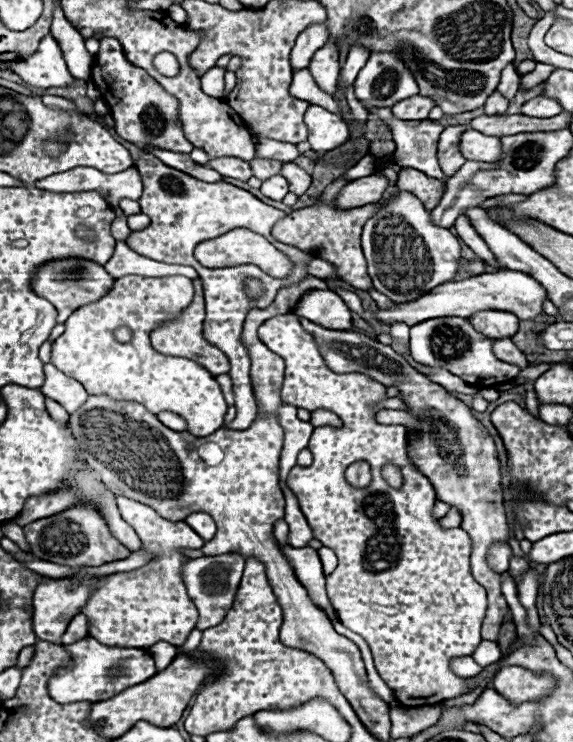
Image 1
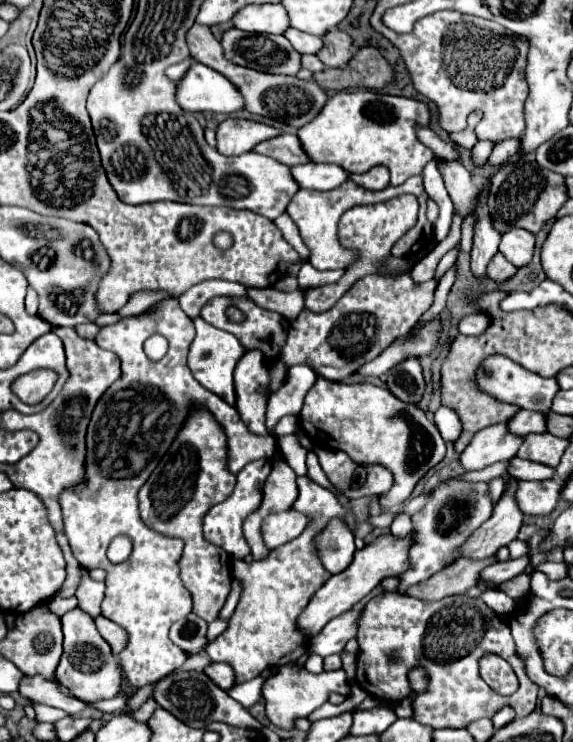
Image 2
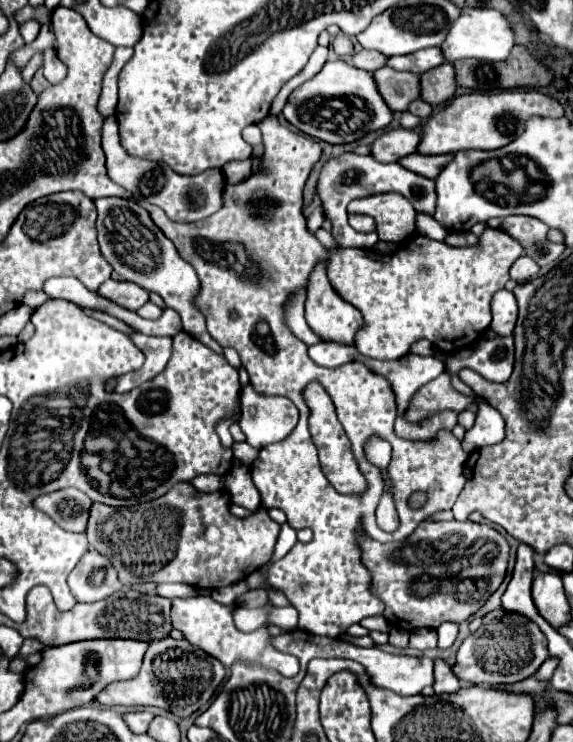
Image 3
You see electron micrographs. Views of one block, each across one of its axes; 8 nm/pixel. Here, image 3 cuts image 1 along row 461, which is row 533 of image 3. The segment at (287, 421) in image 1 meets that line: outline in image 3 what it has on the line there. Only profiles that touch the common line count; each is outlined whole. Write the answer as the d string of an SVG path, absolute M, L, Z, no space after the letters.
M285 522L281 525L280 536L278 536L278 542L276 542L276 550L274 550L272 562L274 562L274 560L280 560L294 544L296 544L296 530L290 528L288 523Z

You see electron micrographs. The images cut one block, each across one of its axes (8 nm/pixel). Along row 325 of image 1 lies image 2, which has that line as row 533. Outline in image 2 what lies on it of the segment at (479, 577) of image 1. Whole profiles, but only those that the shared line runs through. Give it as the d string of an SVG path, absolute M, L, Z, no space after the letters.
M298 476L296 482L300 496L292 508L308 514L310 524L306 530L294 538L294 542L286 542L284 546L272 550L266 560L252 564L232 560L230 564L232 578L242 586L240 602L228 622L228 628L212 644L208 644L206 654L214 662L230 664L236 674L236 684L260 676L270 666L284 666L306 654L310 636L298 628L298 616L304 612L316 590L330 578L328 570L324 570L314 554L314 536L328 524L330 518L344 518L346 510L330 490L322 488L308 476Z

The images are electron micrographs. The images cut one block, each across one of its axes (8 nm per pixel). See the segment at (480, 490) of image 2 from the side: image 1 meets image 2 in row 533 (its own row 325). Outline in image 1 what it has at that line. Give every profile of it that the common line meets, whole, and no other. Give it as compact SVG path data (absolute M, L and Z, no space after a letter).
M456 316L424 320L416 326L412 326L410 328L410 348L412 348L412 356L418 364L424 364L430 368L444 368L476 388L490 388L504 380L508 382L520 372L512 364L506 364L496 358L490 338L476 332L468 320L456 318Z

